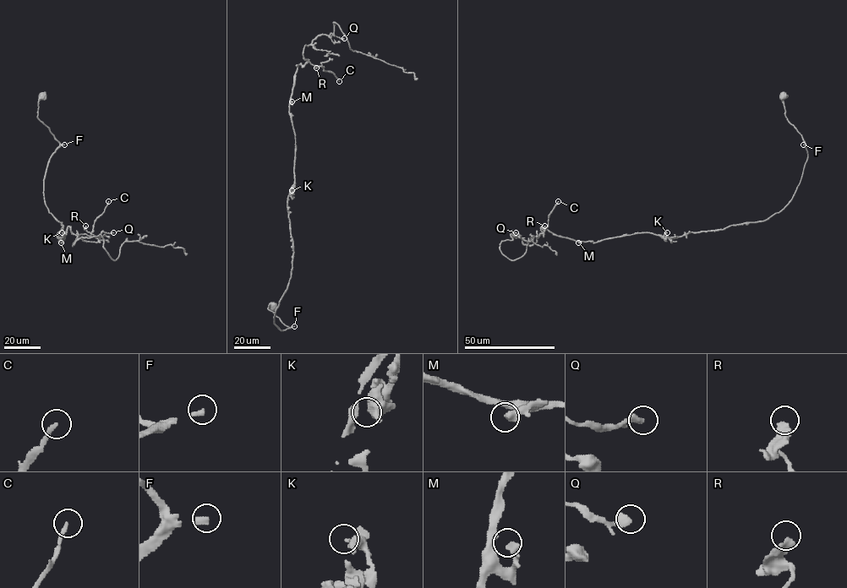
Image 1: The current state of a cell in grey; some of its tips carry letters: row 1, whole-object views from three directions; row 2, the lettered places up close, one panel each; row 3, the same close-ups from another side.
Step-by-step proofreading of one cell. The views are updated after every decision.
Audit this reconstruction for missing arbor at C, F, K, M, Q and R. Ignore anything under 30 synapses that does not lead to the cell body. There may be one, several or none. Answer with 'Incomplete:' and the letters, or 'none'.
Incomplete: C, F

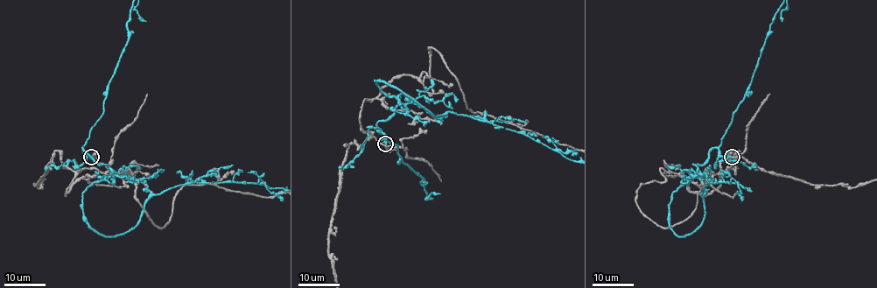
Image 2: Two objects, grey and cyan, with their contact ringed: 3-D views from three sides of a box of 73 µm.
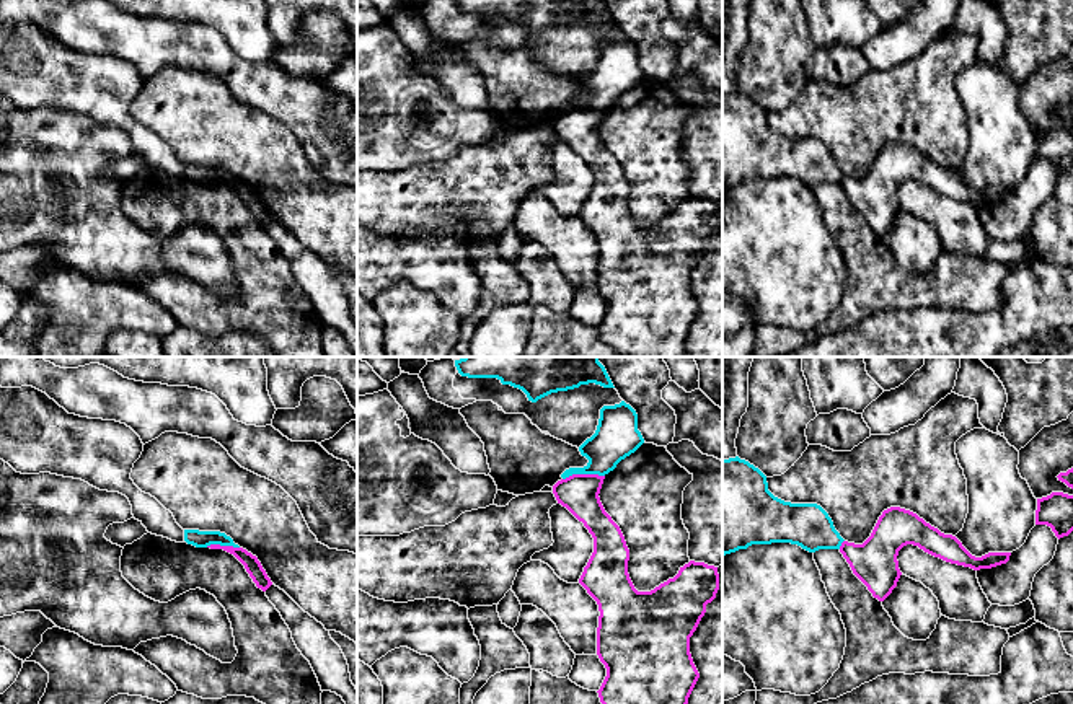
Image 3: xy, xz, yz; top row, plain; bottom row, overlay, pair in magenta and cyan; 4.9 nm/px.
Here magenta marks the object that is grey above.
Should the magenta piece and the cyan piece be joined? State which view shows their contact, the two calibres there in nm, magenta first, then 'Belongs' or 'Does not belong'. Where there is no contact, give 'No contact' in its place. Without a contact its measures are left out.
Touches magenta in xz. Thickness 190 nm (magenta) against 220 nm. Does not belong

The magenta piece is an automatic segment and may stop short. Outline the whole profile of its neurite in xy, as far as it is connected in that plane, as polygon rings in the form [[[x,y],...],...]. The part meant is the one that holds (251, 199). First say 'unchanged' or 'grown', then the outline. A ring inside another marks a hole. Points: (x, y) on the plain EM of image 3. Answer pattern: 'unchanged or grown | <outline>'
unchanged | [[[210,179],[207,183],[223,184],[233,189],[245,200],[246,207],[249,209],[256,222],[261,223],[263,227],[266,227],[272,220],[271,213],[267,212],[258,192],[248,187],[246,184],[233,181],[220,181],[220,179]]]

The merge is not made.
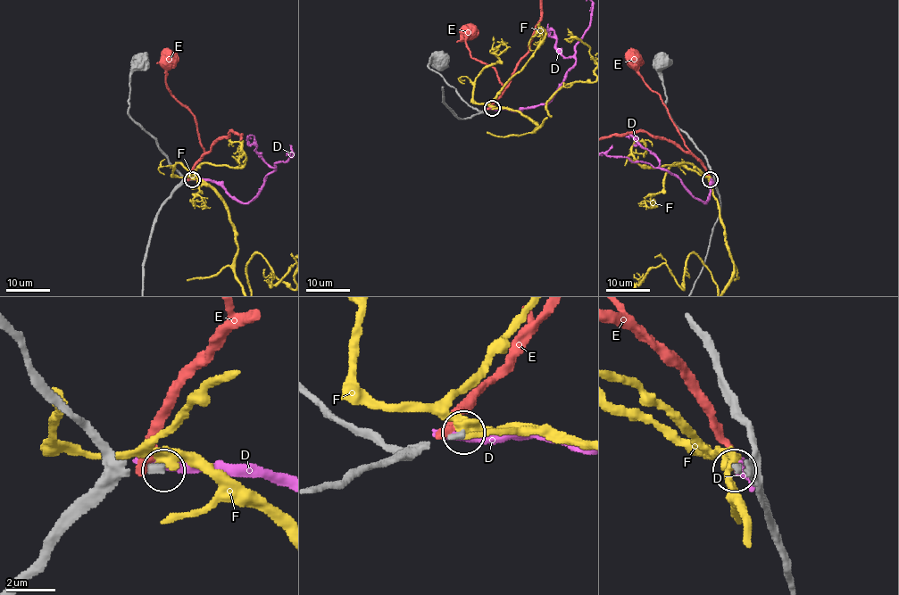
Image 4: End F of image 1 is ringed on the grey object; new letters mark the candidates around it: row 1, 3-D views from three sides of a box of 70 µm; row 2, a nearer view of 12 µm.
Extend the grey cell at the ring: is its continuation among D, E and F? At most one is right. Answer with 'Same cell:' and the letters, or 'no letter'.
Same cell: no letter

